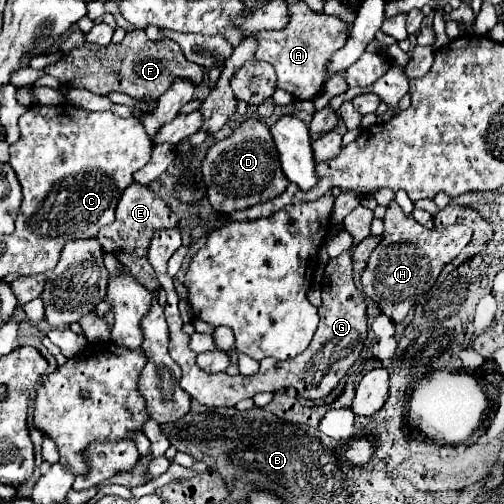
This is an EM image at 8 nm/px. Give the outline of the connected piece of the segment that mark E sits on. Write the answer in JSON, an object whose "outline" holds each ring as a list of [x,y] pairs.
{"outline":[[[133,182],[131,186],[127,186],[127,190],[123,192],[123,196],[117,204],[115,222],[109,226],[103,226],[103,230],[99,230],[99,234],[97,234],[97,240],[103,246],[103,250],[117,256],[117,260],[129,268],[129,272],[137,278],[139,284],[143,284],[149,292],[153,292],[155,288],[159,288],[159,282],[155,278],[151,264],[147,262],[149,240],[153,238],[153,234],[157,230],[173,228],[173,226],[177,226],[177,222],[179,222],[177,216],[169,210],[169,206],[153,190]]]}

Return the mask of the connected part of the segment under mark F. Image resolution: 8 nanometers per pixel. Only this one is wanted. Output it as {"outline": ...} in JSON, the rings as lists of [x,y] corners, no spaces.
{"outline":[[[131,30],[121,44],[83,44],[81,48],[61,56],[55,64],[45,66],[45,74],[55,76],[65,88],[85,88],[101,96],[123,92],[137,100],[143,96],[161,96],[175,78],[191,78],[195,84],[203,80],[203,70],[183,56],[183,50],[175,40],[149,40],[145,30]]]}

